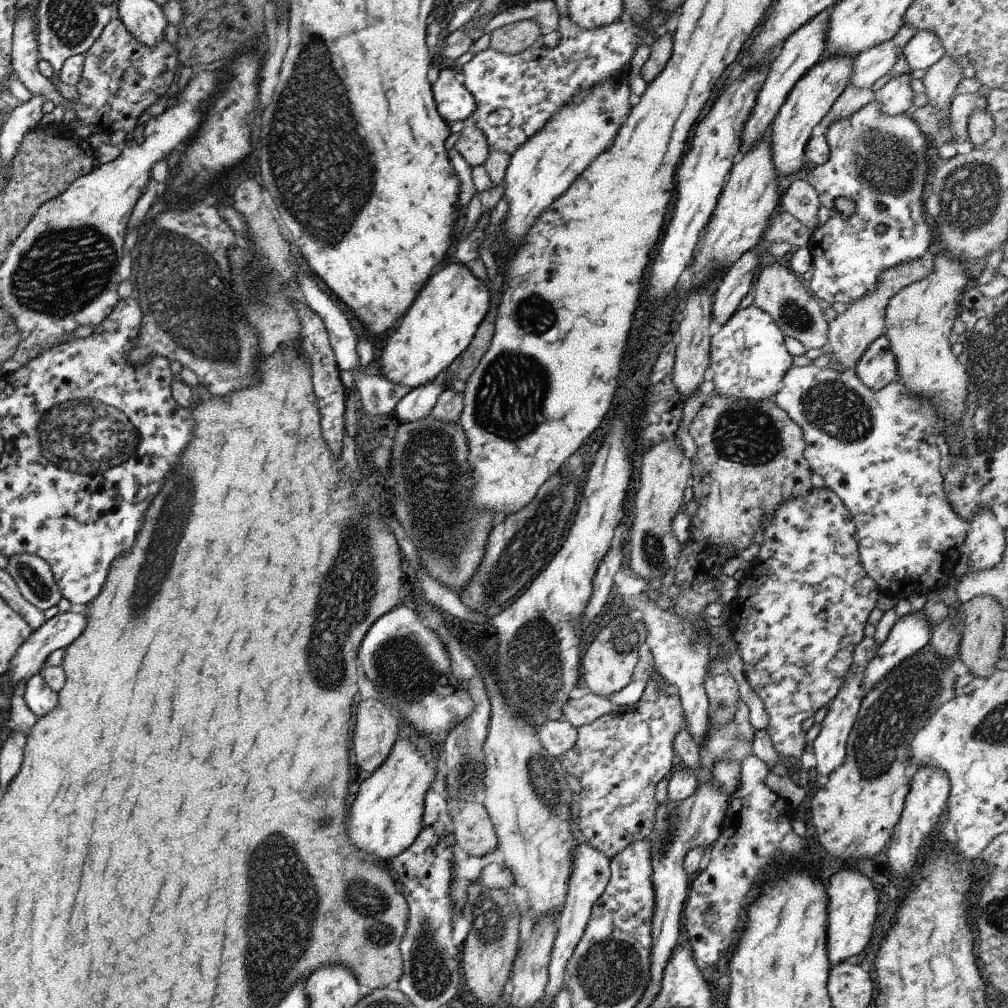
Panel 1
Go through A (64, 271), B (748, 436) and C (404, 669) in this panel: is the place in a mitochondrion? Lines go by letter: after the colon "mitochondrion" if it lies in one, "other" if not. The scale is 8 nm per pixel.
A: mitochondrion
B: mitochondrion
C: mitochondrion

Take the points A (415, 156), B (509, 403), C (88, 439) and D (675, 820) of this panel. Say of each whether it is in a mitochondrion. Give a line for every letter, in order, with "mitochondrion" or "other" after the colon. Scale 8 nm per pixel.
A: other
B: mitochondrion
C: mitochondrion
D: mitochondrion

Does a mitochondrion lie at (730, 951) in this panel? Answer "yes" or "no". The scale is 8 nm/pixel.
no

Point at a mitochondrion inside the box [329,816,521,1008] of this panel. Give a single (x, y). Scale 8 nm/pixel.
(430, 972)

